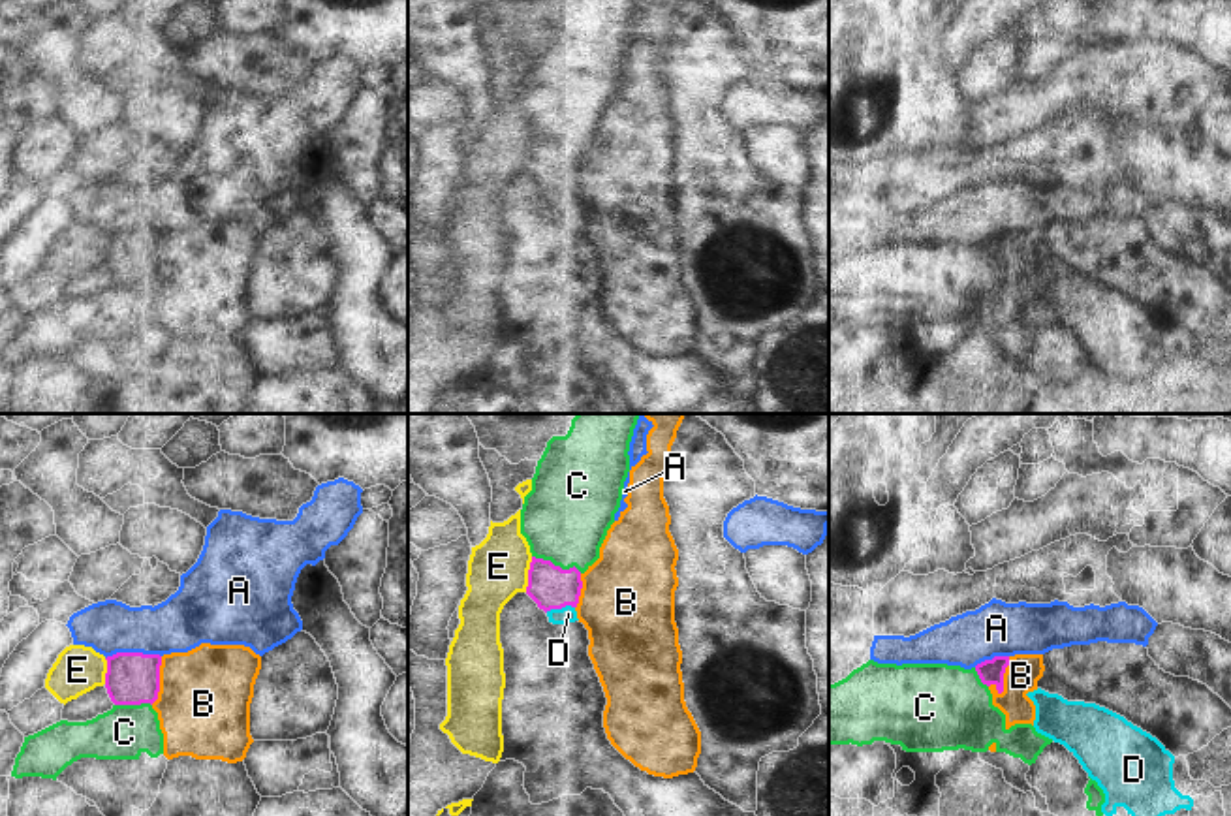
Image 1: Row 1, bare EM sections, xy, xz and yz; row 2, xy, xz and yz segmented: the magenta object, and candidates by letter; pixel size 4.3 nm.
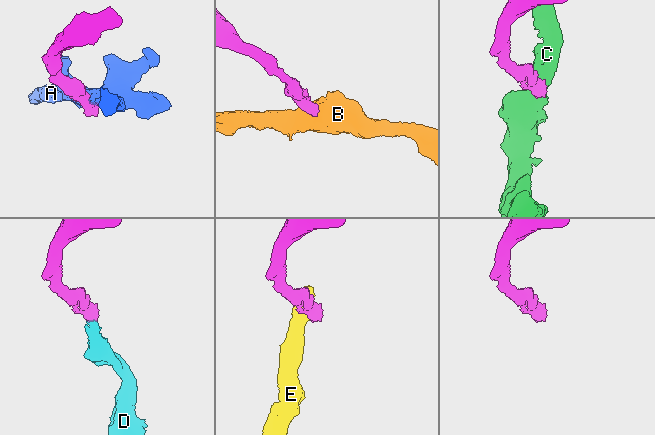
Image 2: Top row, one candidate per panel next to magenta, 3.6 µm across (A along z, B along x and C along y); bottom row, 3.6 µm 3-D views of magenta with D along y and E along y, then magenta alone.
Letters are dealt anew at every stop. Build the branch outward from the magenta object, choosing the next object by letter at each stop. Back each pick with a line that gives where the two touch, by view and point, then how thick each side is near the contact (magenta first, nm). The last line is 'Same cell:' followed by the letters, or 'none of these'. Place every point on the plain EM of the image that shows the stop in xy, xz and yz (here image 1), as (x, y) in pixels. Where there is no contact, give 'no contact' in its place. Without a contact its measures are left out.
D: xz (559, 187) | 190/70 nm
Same cell: D

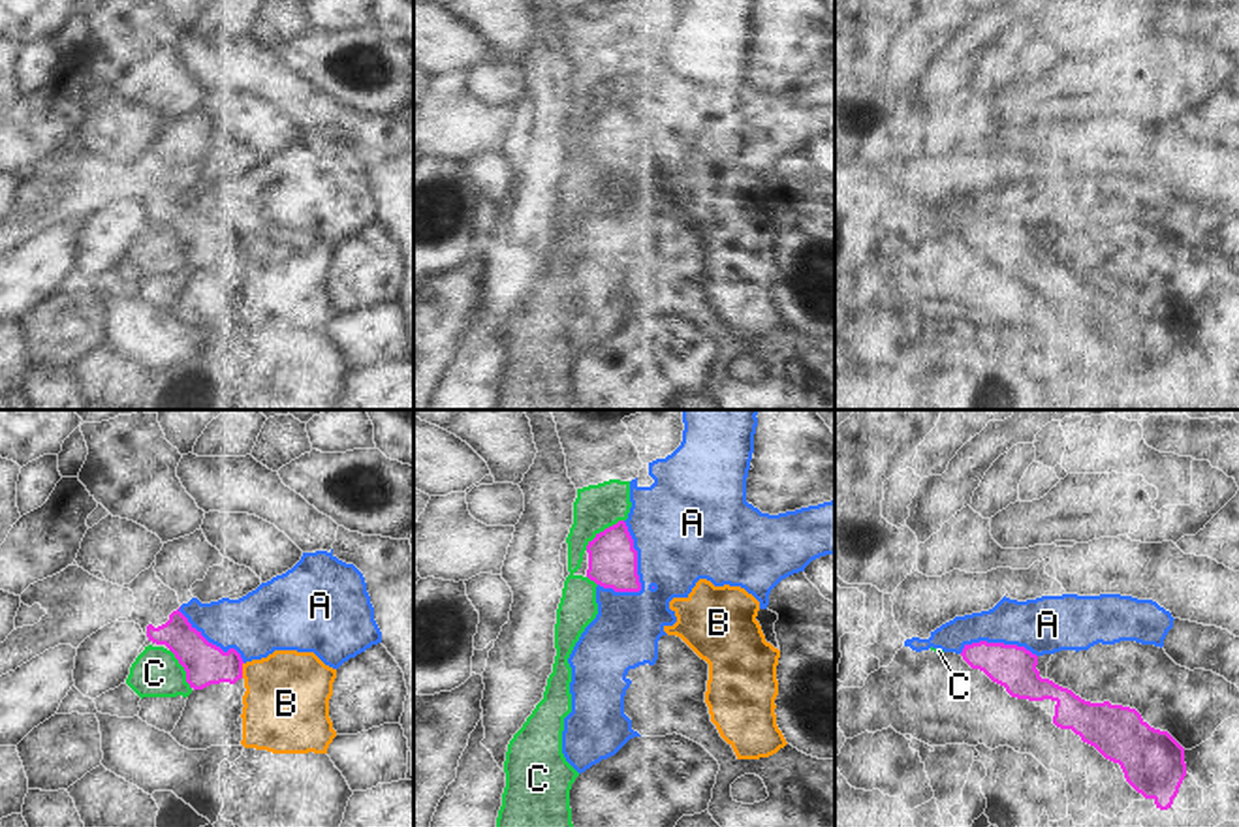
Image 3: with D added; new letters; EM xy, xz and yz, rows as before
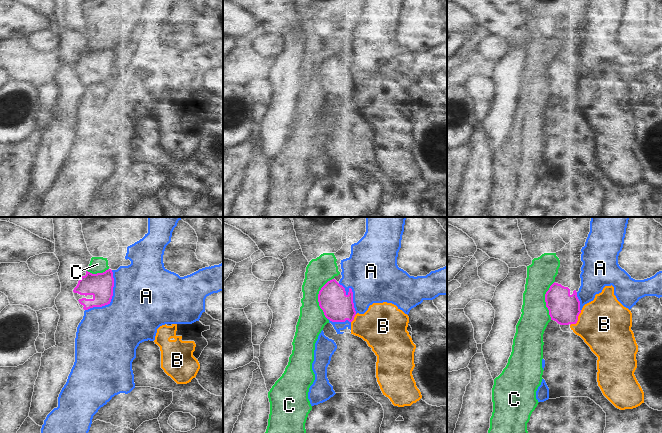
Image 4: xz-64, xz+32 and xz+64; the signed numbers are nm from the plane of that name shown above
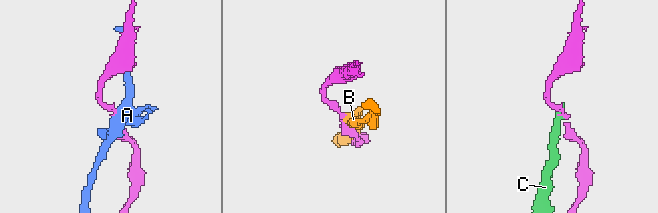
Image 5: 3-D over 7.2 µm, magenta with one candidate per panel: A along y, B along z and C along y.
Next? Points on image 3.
Same cell: none of these

